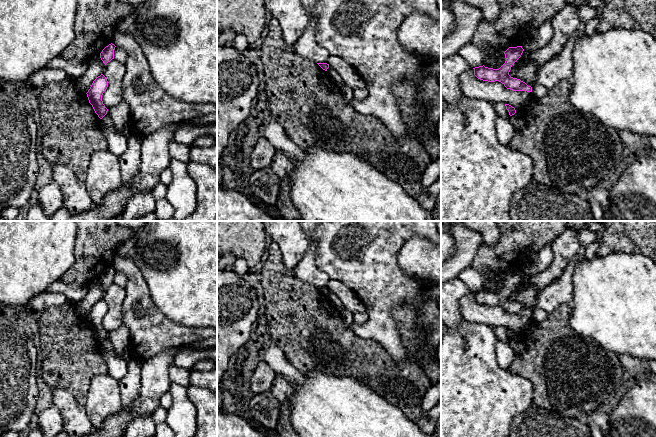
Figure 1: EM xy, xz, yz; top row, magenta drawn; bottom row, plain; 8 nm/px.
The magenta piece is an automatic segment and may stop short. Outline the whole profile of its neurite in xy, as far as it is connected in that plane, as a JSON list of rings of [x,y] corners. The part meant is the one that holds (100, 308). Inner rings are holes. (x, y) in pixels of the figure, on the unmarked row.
[[[101,298],[92,307],[90,313],[88,314],[87,321],[89,327],[92,329],[95,337],[100,343],[102,343],[106,338],[108,333],[105,331],[102,325],[102,319],[108,311],[108,305],[106,301]]]

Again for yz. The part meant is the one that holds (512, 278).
[[[522,270],[509,271],[505,276],[505,287],[499,293],[493,293],[483,290],[475,291],[474,299],[483,305],[501,306],[507,313],[513,315],[532,316],[532,311],[528,310],[520,303],[513,302],[509,299],[512,289],[521,281],[524,273]]]

